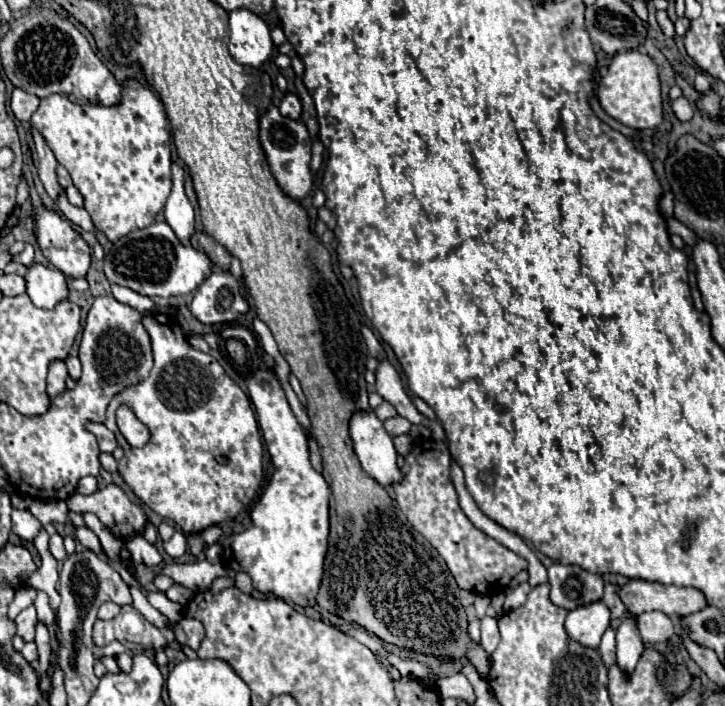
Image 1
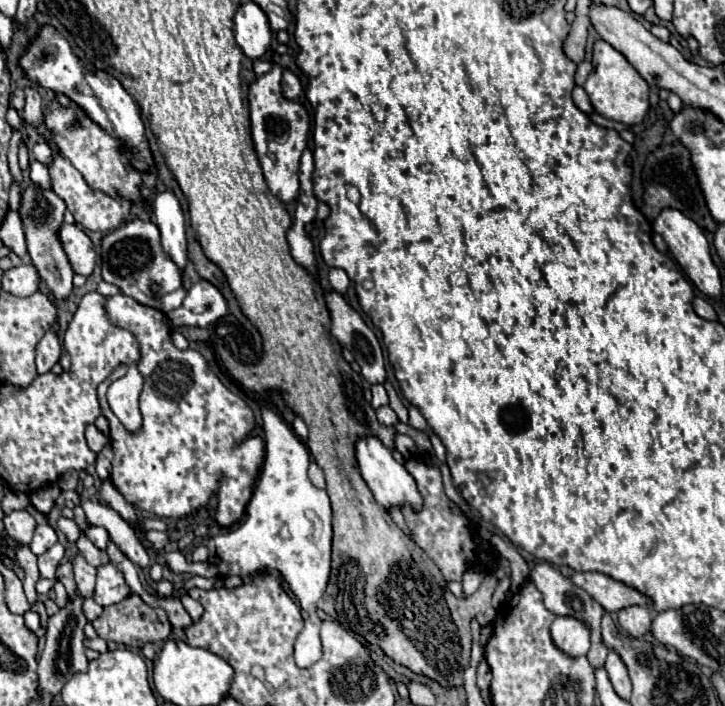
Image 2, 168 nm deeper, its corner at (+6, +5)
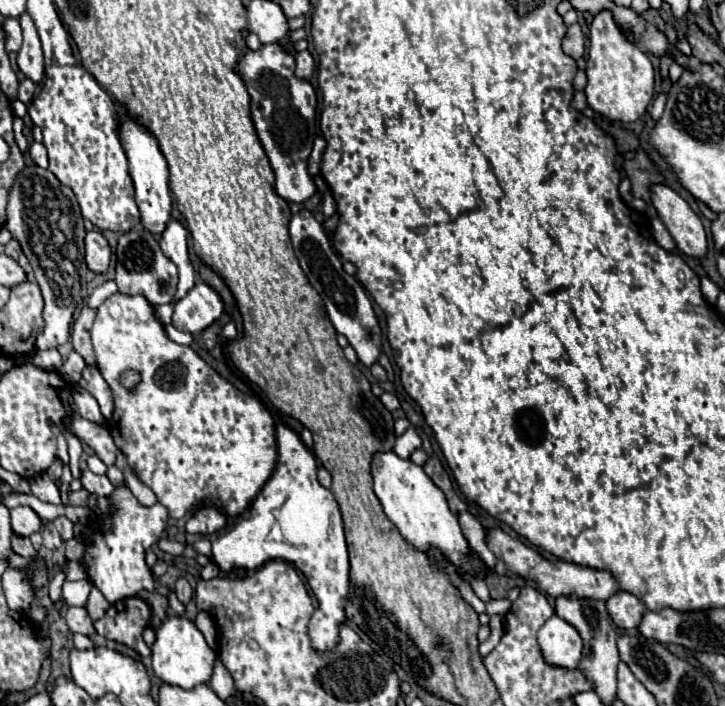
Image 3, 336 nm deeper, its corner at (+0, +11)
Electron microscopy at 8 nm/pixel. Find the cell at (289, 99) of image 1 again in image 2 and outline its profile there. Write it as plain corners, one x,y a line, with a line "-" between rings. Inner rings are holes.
289,69
283,71
281,85
283,85
283,93
285,93
287,99
297,99
299,97
299,93
301,93
301,81
299,81
299,77
293,71
289,71

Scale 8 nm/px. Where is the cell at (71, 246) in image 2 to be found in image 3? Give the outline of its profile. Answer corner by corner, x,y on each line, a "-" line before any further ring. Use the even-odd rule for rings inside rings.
87,231
85,235
85,261
93,273
105,273
109,269
111,249
107,239
99,231

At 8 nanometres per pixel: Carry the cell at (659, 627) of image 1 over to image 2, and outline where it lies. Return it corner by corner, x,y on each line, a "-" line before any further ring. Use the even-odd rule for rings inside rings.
641,605
625,607
617,615
619,615
617,621
619,621
621,631
627,633
627,635
631,635
631,637
643,637
651,629
653,613
651,613
649,607
641,607

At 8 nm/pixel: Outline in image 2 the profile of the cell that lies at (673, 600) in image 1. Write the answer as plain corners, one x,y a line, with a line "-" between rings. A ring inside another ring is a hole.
573,573
569,579
577,587
583,587
609,613
615,613
629,605
651,605
651,601
637,589
615,581
605,573

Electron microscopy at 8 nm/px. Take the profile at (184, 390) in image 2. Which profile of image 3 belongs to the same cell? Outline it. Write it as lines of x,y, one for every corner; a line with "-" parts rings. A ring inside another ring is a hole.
117,291
105,299
97,309
91,339
97,355
97,369
115,397
115,411
107,427
133,473
157,495
157,501
173,519
181,519
189,509
209,499
219,499
229,517
241,515
261,491
261,485
269,479
277,461
275,423
269,411
255,397
241,393
233,383
221,377
191,347
173,343
163,323
157,319
153,305
143,295
-
125,369
141,373
141,383
135,387
135,393
119,385
119,375

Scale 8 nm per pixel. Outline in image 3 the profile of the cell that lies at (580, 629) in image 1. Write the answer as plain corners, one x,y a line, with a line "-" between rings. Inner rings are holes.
553,615
541,629
537,637
545,661
561,667
577,667
581,661
583,641
573,625
565,619

